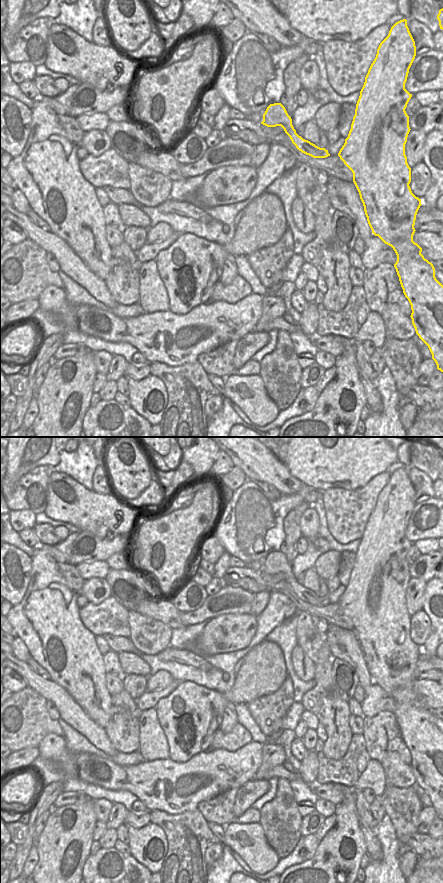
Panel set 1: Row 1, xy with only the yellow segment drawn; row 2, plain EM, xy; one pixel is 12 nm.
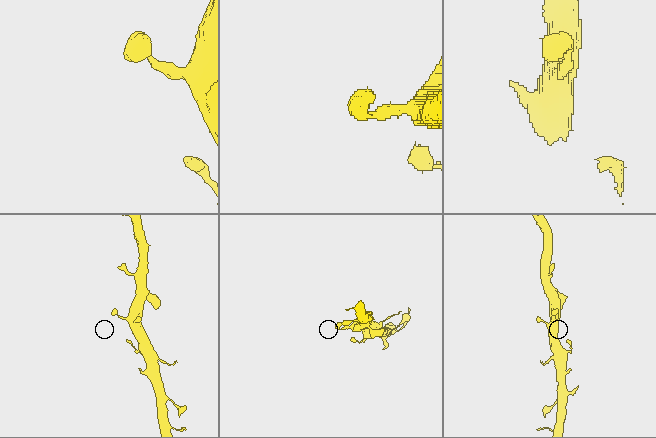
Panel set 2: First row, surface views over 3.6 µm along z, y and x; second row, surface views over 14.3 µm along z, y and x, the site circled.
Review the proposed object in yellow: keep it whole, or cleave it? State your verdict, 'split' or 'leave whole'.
leave whole

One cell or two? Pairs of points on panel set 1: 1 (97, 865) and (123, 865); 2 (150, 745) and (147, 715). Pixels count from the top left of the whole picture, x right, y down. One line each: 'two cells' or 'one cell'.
1: one cell
2: one cell

